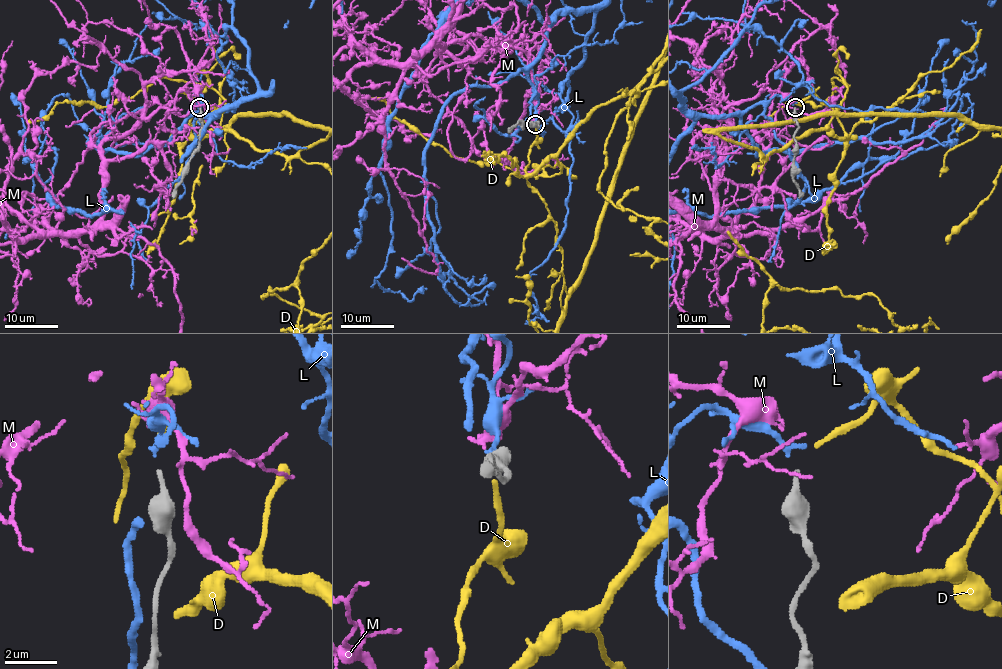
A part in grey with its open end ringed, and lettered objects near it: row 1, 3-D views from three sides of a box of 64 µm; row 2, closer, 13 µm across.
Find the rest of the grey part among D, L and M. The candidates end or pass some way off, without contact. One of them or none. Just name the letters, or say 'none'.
D

